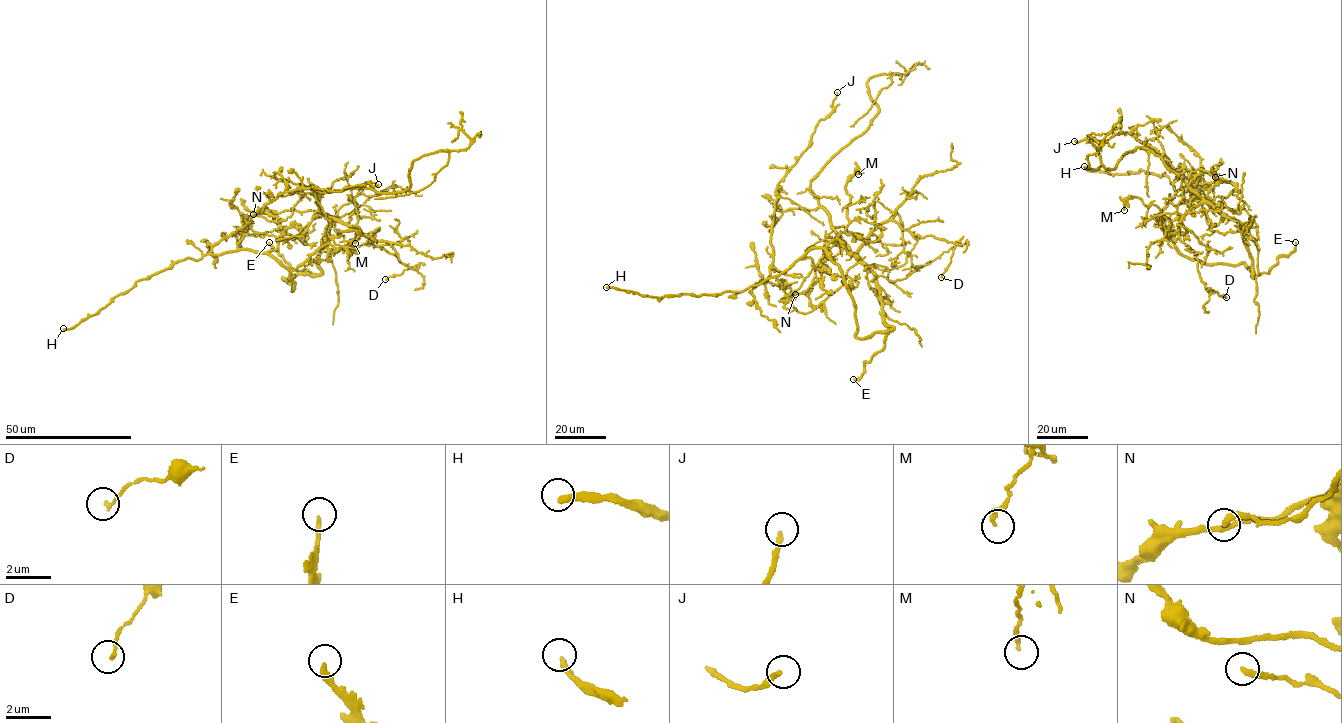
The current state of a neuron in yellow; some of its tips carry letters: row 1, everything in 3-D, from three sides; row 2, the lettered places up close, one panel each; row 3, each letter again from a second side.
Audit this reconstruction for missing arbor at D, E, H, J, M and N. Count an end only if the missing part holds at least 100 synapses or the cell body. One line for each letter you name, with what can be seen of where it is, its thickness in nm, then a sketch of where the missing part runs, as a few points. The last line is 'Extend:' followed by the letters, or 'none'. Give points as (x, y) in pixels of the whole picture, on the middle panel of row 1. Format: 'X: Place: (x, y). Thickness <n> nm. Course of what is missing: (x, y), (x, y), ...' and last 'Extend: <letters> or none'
E: Place: (853, 379). Thickness 220 nm
H: Place: (606, 287). Thickness 280 nm
Extend: E, H

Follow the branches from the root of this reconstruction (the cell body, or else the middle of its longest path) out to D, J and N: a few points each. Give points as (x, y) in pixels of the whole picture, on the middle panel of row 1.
D: (834, 243), (842, 242), (853, 253), (876, 227), (892, 220), (914, 234), (955, 244), (941, 277)
J: (834, 243), (815, 266), (797, 258), (752, 286), (769, 273), (776, 189), (819, 120), (830, 115), (837, 92)
N: (834, 243), (841, 241), (841, 238), (835, 243), (825, 242), (813, 281), (804, 292), (795, 294)

